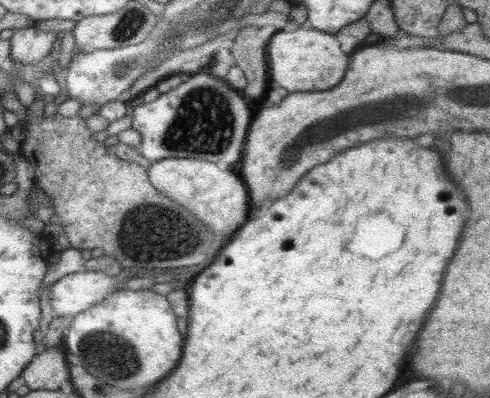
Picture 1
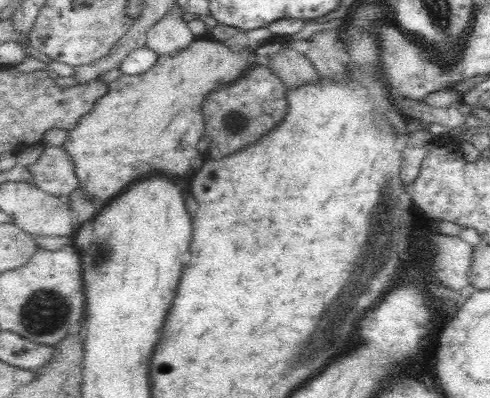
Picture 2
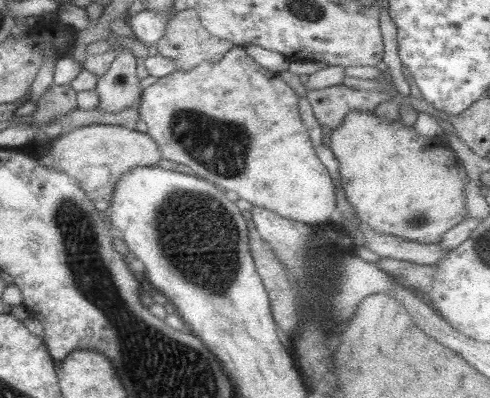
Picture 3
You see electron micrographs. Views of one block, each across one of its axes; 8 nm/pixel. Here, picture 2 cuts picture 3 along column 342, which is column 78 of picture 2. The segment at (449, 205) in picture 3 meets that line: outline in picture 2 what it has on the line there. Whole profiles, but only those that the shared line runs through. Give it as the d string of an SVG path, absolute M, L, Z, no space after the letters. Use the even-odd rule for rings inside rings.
M194 40L194 42L190 42L188 46L184 46L184 48L178 50L178 52L162 54L162 56L156 60L156 64L154 64L148 72L144 72L144 74L140 74L140 76L120 76L116 82L110 82L110 84L108 84L108 94L104 94L100 100L96 100L96 104L94 104L94 108L90 110L90 114L86 114L84 118L80 118L80 122L68 132L68 138L66 138L66 142L62 144L64 150L72 154L72 162L74 162L74 166L76 166L76 176L78 176L78 182L80 182L80 188L84 190L84 194L90 196L92 200L96 200L98 206L104 206L104 204L108 204L112 198L120 196L120 192L124 192L124 190L128 188L128 184L132 184L132 182L136 182L136 180L140 180L140 178L144 178L144 176L152 176L152 174L156 174L156 172L158 172L158 174L172 176L172 178L190 174L190 170L192 170L192 168L190 168L190 166L192 166L192 160L196 160L196 156L200 156L200 152L196 150L196 144L198 144L200 138L206 134L206 126L204 126L206 122L202 120L204 114L200 114L206 96L208 96L210 92L214 92L214 90L220 90L220 88L224 88L224 86L236 82L236 80L238 80L240 76L244 76L244 72L248 72L252 66L258 66L254 52L256 52L256 50L252 50L252 48L244 48L244 50L240 50L240 52L230 52L230 48L228 48L224 42Z

